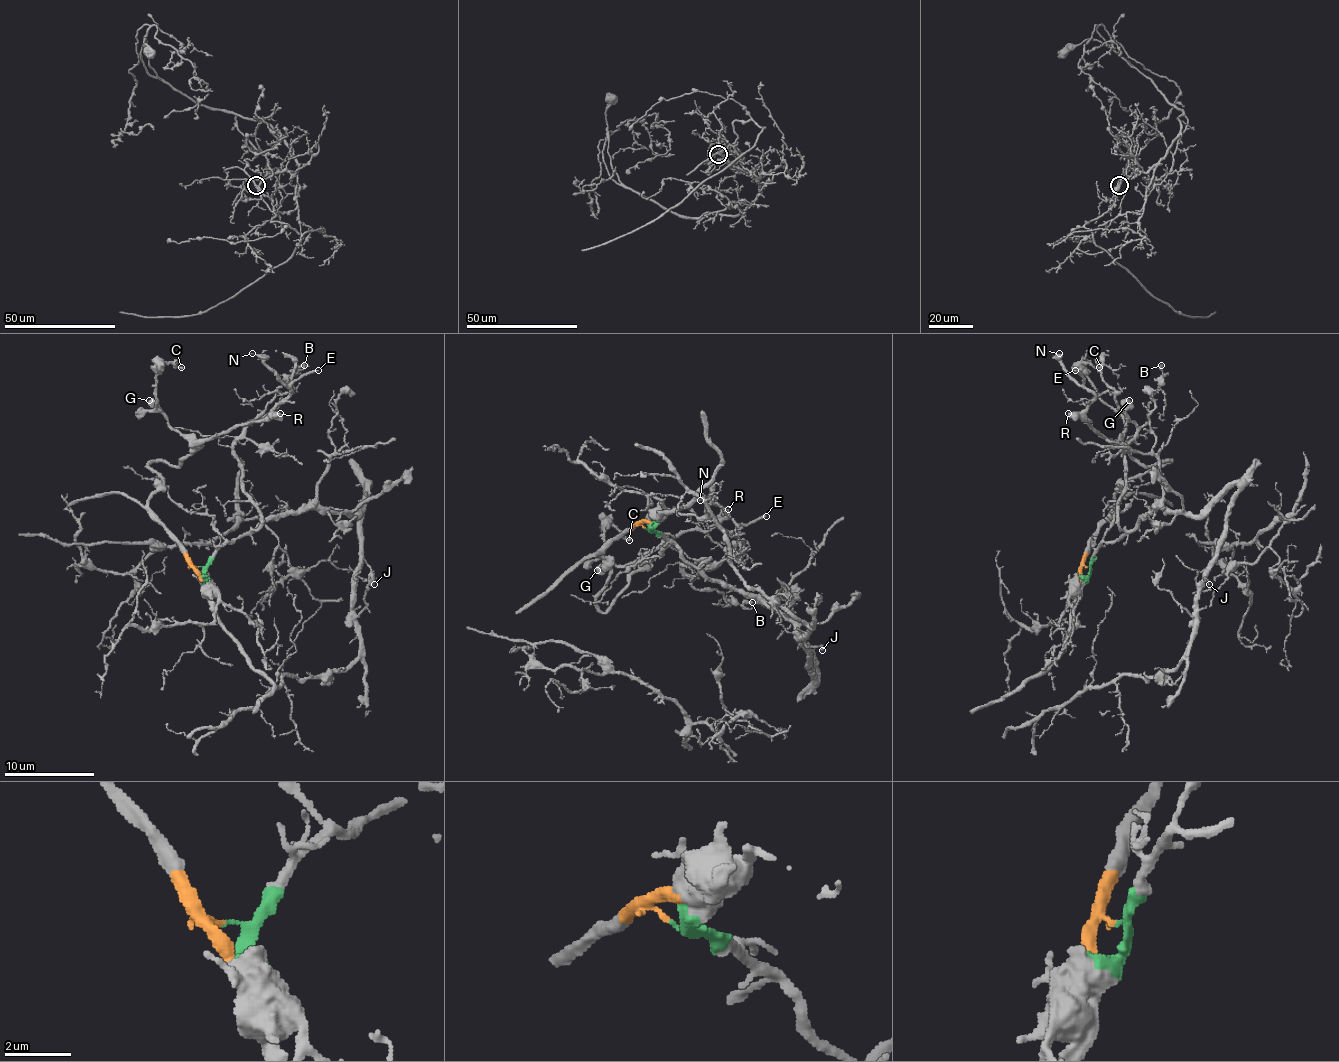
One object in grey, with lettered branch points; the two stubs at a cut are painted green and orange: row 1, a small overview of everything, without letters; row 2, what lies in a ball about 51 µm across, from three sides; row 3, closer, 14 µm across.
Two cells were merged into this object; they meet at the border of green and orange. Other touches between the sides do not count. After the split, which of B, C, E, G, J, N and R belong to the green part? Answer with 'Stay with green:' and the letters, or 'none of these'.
Stay with green: B, J

